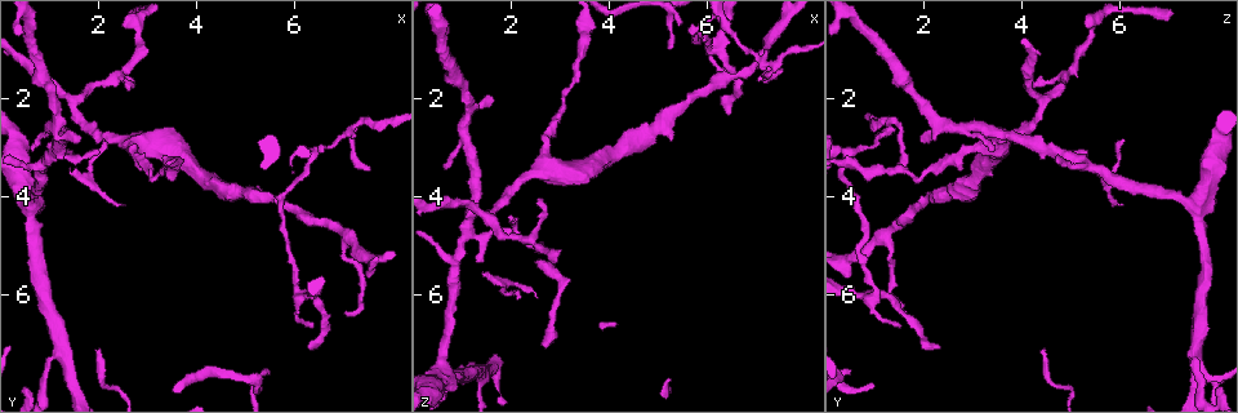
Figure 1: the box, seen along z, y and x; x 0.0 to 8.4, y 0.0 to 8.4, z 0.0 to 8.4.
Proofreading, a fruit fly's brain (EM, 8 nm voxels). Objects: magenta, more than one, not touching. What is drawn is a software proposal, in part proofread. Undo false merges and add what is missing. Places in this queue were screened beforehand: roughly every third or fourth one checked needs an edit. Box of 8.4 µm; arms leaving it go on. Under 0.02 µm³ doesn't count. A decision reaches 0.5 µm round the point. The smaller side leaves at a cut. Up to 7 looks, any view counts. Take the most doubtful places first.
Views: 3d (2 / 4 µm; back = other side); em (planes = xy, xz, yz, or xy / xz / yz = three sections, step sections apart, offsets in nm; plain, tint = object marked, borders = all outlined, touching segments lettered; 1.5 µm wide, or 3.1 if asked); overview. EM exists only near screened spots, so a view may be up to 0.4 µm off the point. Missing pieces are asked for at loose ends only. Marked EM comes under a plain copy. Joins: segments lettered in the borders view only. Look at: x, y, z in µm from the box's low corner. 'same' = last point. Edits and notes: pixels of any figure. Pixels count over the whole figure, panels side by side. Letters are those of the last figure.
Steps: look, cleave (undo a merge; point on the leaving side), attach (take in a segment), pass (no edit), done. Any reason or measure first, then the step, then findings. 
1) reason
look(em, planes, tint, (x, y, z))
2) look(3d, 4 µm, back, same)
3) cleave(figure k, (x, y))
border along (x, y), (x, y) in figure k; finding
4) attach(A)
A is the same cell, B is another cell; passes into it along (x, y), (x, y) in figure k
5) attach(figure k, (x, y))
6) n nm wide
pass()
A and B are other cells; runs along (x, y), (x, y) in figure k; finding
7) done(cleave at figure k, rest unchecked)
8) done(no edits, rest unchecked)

two arms in line, one across
look(em, planes, borders, (6.10, 5.95, 1.10))

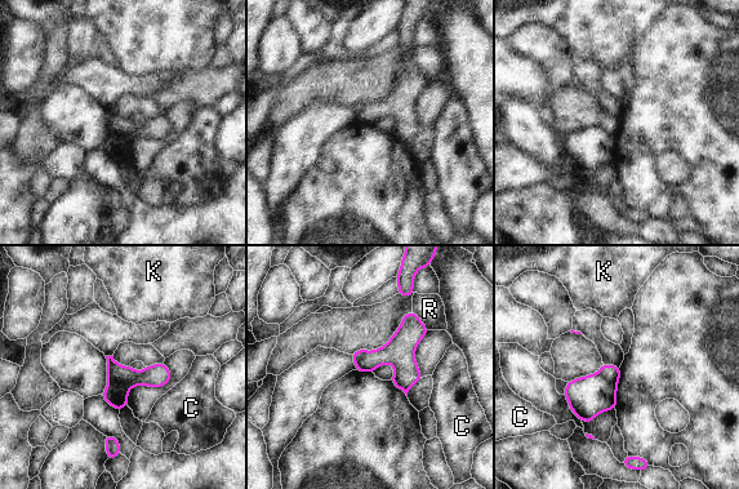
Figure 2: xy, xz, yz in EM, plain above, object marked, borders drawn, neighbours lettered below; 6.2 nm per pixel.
cleave(figure 2, (156, 376))
C, K and R are other cells; a second neuron is stuck on

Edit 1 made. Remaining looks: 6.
branch stops here
look(em, planes, tint, (1.40, 3.15, 5.30))

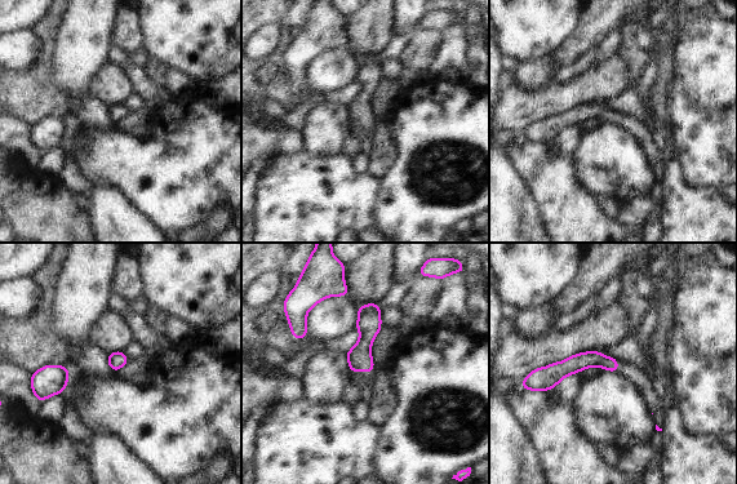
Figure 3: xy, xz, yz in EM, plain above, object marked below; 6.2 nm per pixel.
what lies round it
look(em, planes, borders, same)

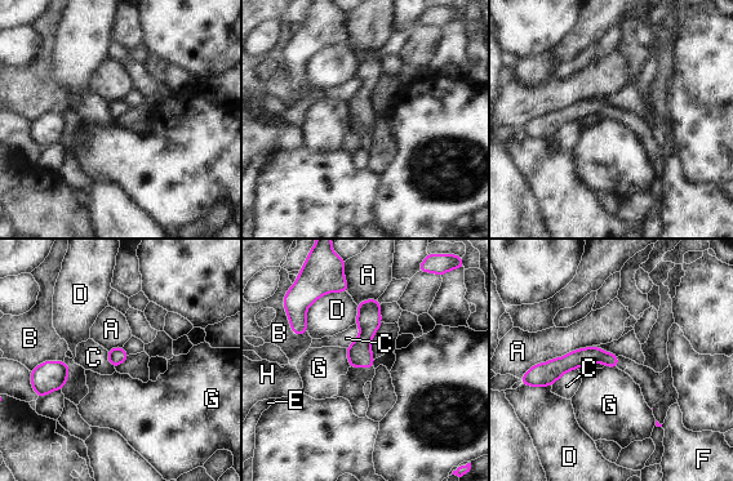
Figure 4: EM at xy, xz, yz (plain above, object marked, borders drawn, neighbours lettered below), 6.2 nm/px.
100 nm wide
pass()
A, B, C, D, E, F, G and H are other cells; none of them fits

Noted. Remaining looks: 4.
four-way junction
look(3d, 2 µm, (1.20, 7.20, 7.55))

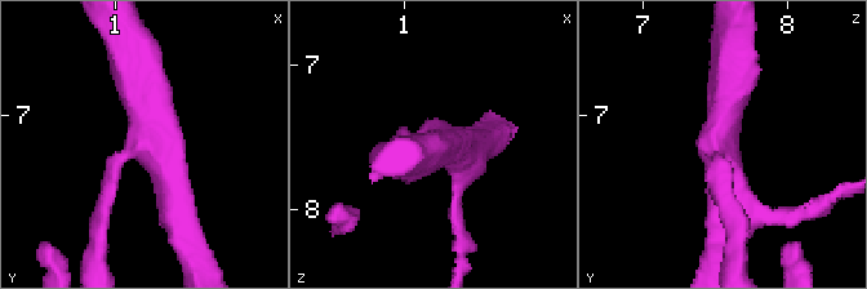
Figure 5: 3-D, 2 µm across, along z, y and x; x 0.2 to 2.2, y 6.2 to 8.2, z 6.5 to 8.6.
4 arms
look(em, xy, step 4, borders, (1.22, 7.16, 7.50))

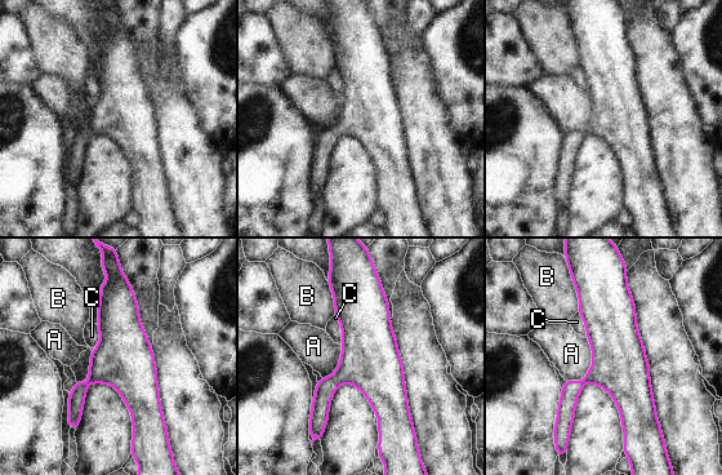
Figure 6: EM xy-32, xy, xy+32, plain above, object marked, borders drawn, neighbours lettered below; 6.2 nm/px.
A touches over 300 nm
pass()
A, B and C are other cells; all the same neuron

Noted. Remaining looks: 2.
done(cleave at figure 2, rest unchecked)

